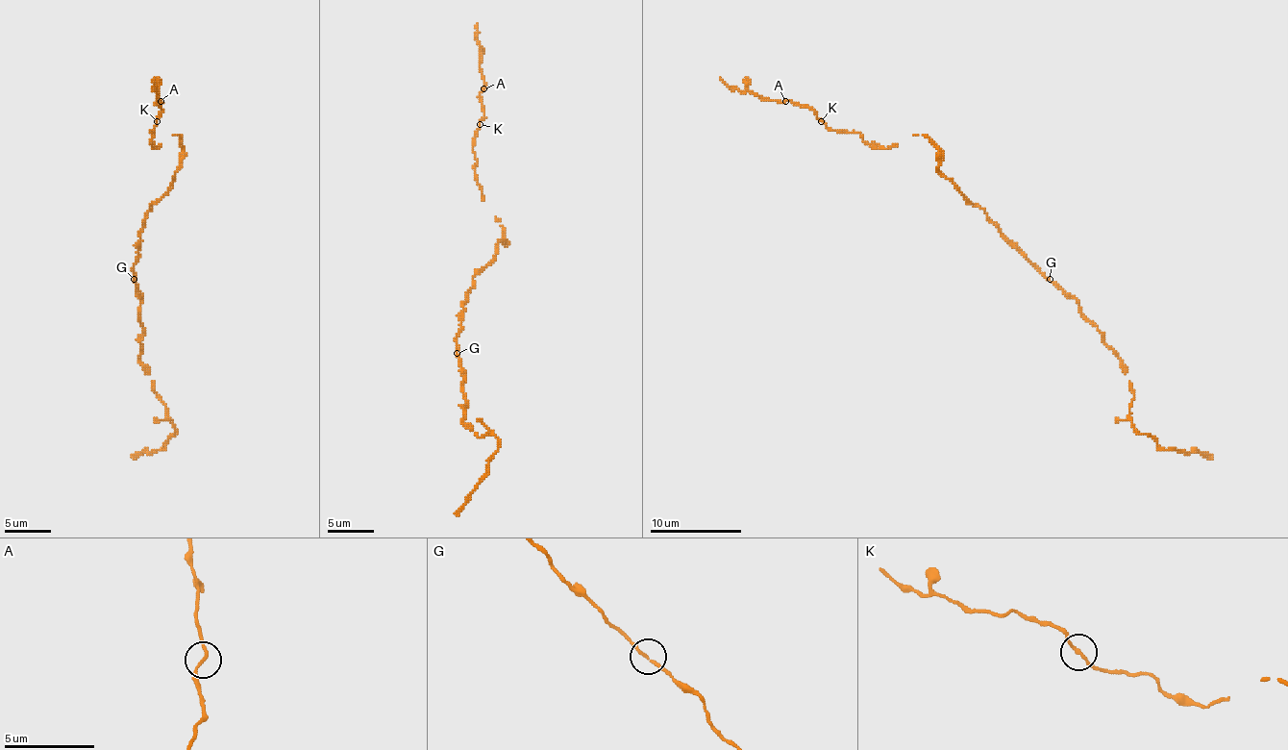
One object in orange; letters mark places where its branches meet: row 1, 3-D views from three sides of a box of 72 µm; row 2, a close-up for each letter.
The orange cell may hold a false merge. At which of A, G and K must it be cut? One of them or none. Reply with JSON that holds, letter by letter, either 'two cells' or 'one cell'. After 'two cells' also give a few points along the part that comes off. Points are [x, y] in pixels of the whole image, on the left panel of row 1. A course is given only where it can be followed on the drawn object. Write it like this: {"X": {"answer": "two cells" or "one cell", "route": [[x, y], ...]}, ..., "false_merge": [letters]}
{"A": {"answer": "two cells", "route": [[160, 100], [154, 88], [154, 77]]}, "G": {"answer": "one cell"}, "K": {"answer": "one cell"}, "false_merge": ["A"]}

